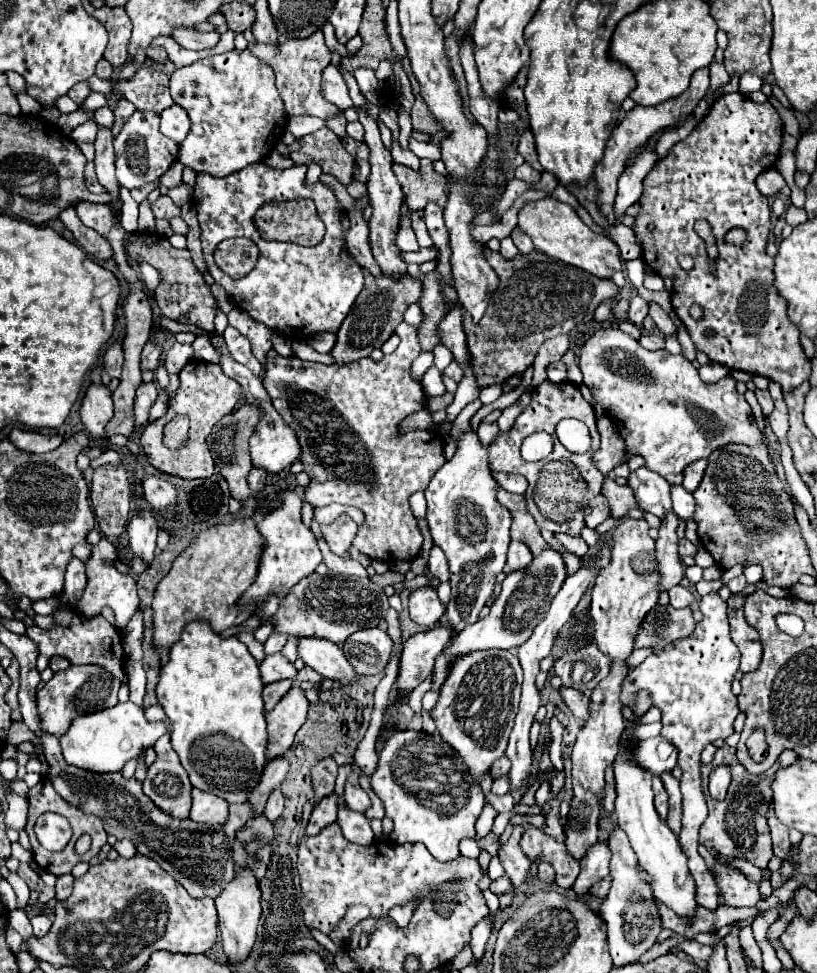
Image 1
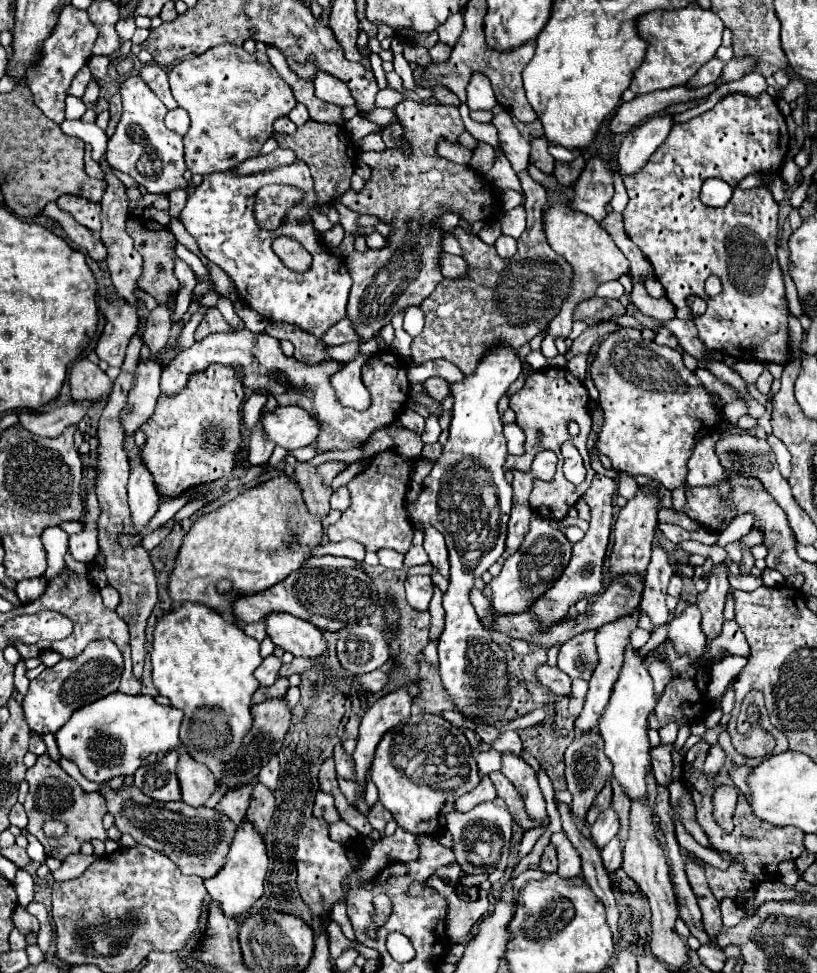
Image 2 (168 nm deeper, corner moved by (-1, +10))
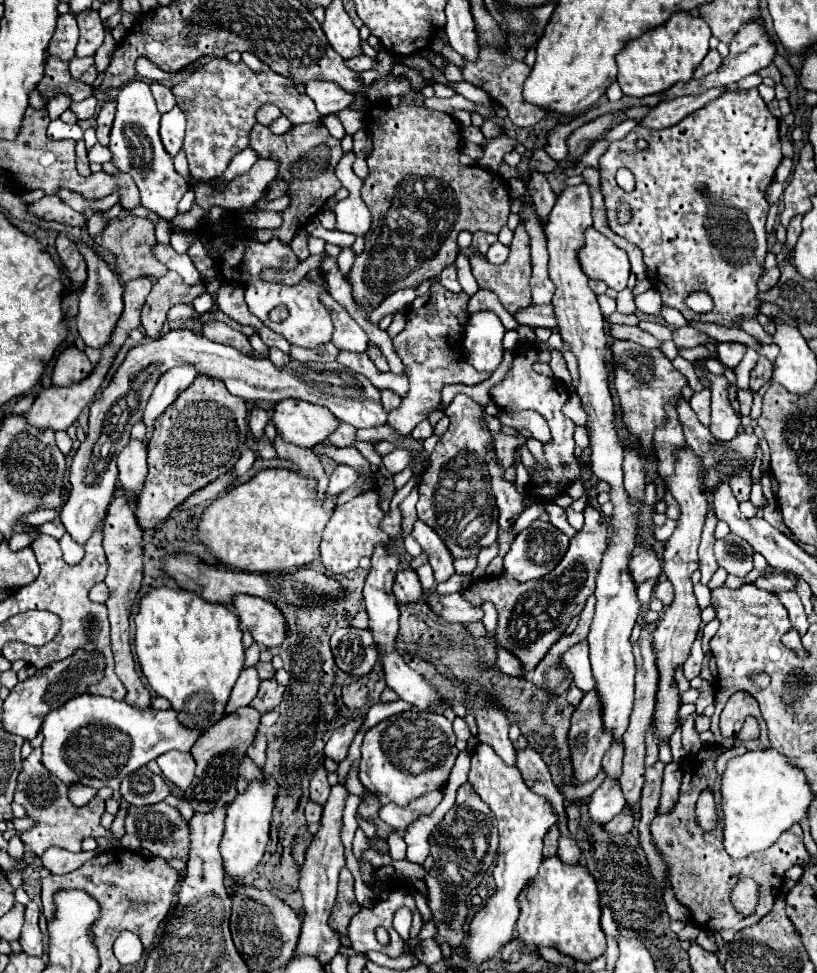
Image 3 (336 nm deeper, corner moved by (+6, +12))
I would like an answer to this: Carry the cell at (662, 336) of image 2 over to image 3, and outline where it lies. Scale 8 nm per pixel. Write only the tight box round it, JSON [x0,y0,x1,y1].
[672,328,702,348]

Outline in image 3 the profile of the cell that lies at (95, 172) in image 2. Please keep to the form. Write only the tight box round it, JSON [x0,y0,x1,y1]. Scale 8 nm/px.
[76,140,92,176]

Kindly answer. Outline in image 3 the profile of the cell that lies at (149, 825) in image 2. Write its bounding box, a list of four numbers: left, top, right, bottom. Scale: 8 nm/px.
[126,802,190,860]

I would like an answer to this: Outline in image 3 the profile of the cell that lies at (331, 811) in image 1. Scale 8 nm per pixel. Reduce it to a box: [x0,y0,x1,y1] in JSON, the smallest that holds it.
[306,800,324,822]

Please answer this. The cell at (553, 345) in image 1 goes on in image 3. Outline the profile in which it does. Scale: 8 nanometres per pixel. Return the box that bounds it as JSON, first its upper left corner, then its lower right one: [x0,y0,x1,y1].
[578,228,630,290]

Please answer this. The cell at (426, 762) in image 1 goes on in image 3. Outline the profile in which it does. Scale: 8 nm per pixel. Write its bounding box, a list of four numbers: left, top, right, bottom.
[358,708,458,806]

